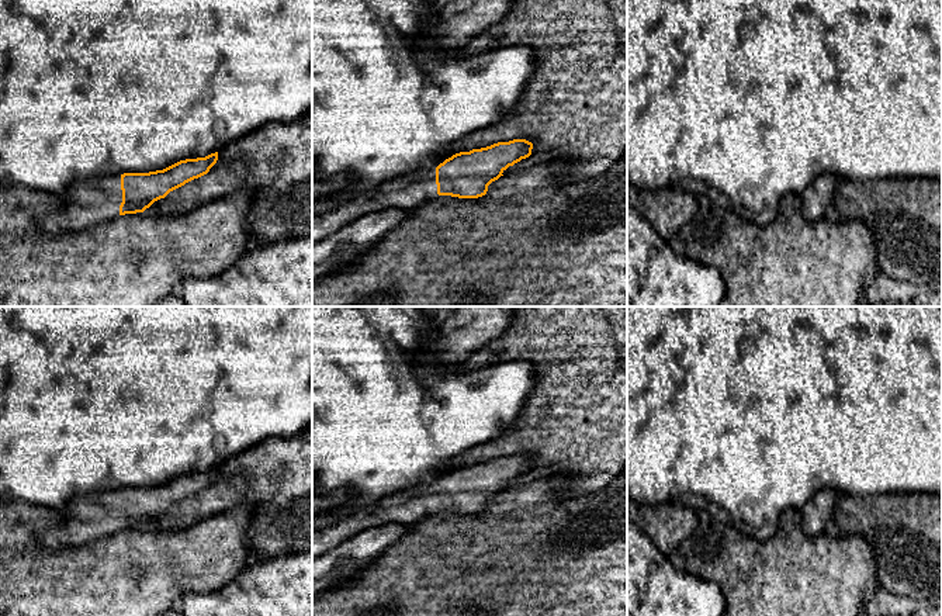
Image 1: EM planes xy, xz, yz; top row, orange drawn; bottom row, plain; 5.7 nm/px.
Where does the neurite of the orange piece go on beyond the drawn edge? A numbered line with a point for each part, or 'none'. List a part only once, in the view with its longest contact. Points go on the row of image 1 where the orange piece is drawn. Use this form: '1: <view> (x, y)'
1: xy (85, 203)

